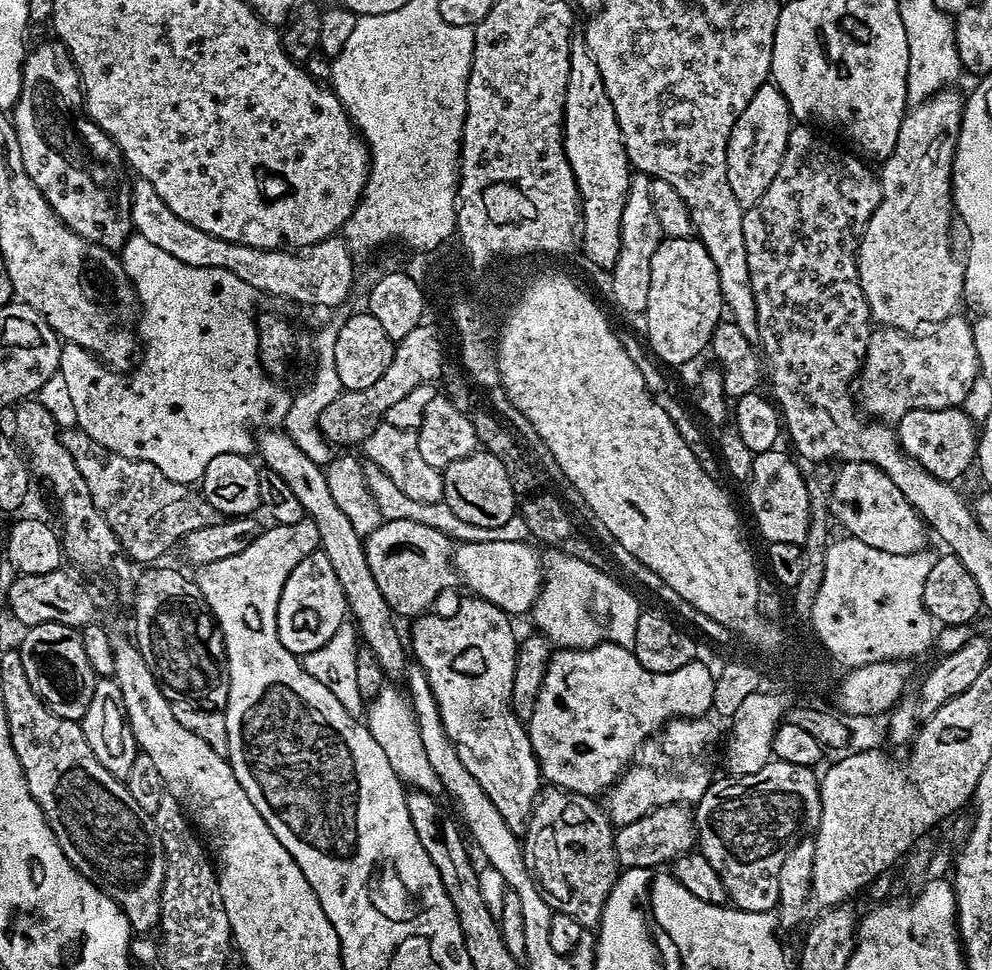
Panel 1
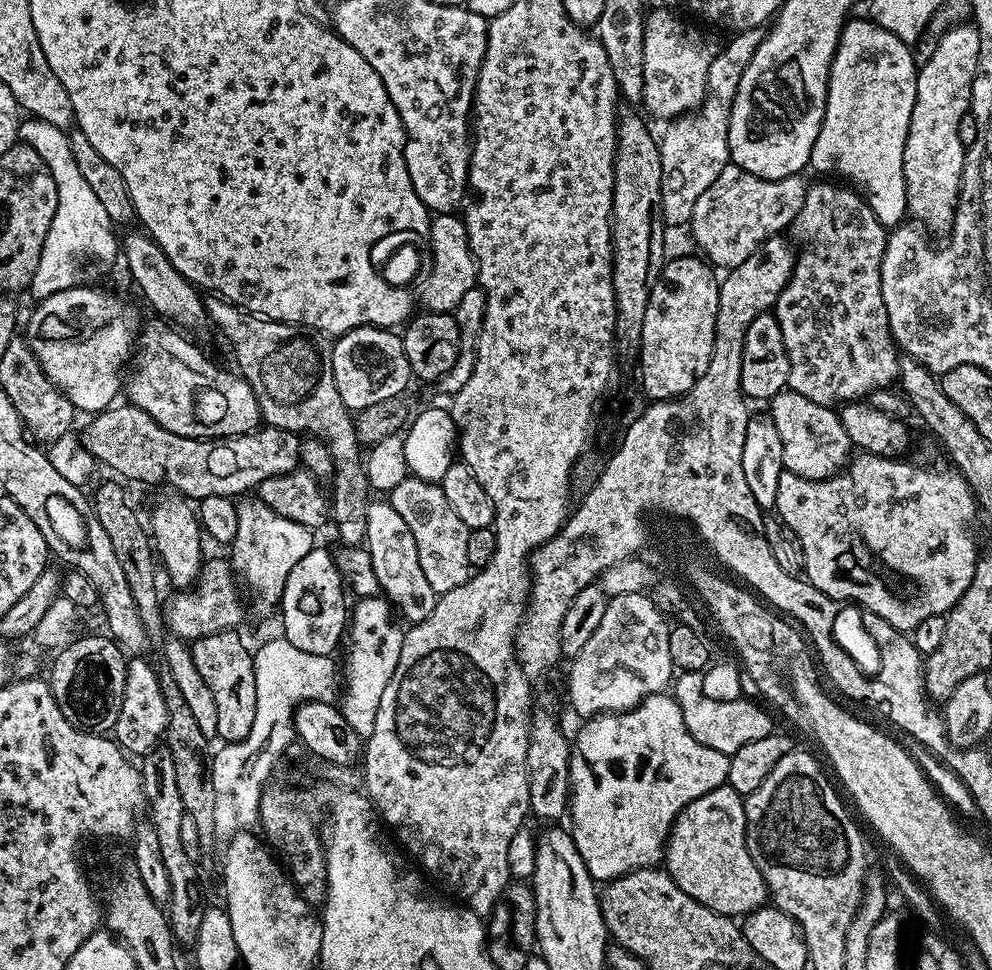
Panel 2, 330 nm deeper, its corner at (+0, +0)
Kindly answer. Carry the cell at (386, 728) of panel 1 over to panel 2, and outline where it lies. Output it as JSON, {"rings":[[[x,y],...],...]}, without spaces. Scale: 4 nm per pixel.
{"rings":[[[383,595],[361,596],[350,608],[350,623],[346,628],[348,653],[342,660],[342,699],[338,707],[346,718],[350,730],[362,738],[374,734],[374,718],[378,718],[378,702],[382,702],[382,690],[394,678],[398,658],[402,654],[405,629],[392,621],[393,611]]]}

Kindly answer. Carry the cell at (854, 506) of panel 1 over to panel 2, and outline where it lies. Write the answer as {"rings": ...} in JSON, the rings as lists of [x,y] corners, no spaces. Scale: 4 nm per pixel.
{"rings":[[[785,390],[770,401],[770,419],[782,440],[782,462],[787,471],[811,480],[829,480],[849,463],[854,449],[846,430],[829,405],[810,402],[802,394]]]}

